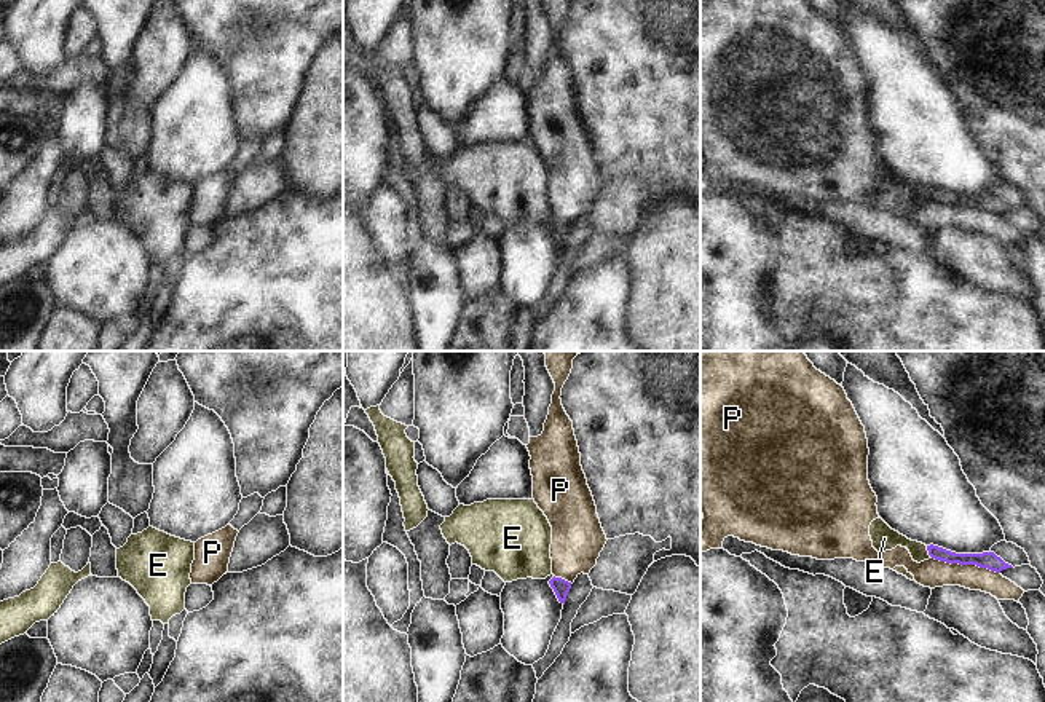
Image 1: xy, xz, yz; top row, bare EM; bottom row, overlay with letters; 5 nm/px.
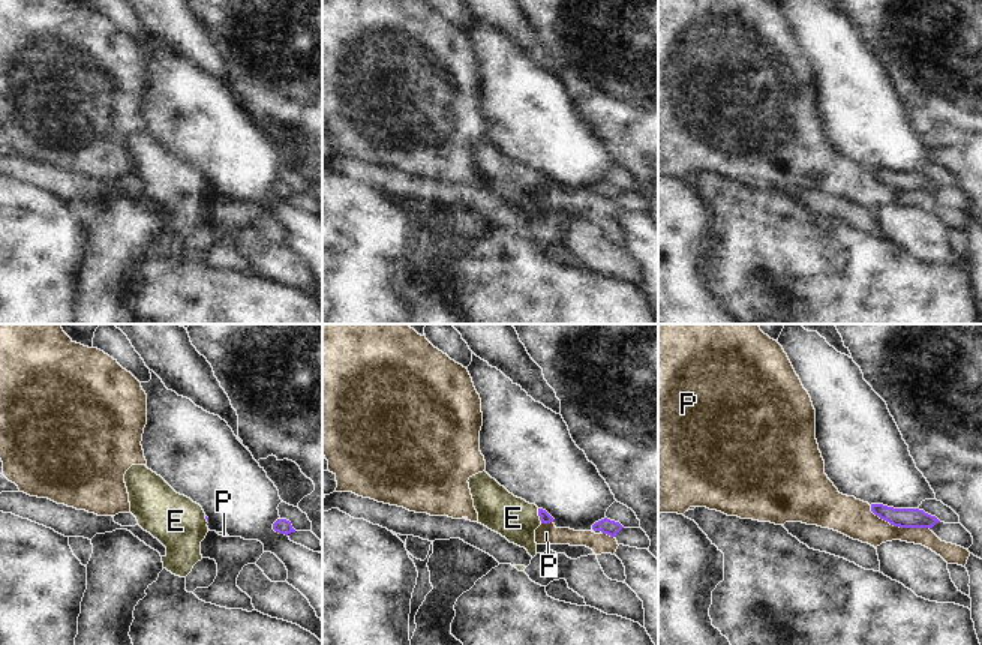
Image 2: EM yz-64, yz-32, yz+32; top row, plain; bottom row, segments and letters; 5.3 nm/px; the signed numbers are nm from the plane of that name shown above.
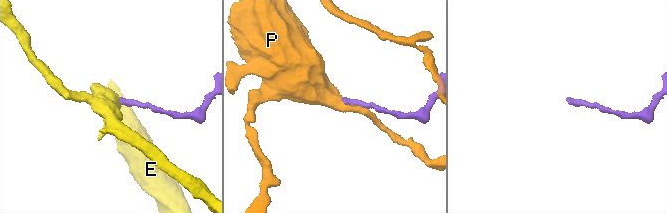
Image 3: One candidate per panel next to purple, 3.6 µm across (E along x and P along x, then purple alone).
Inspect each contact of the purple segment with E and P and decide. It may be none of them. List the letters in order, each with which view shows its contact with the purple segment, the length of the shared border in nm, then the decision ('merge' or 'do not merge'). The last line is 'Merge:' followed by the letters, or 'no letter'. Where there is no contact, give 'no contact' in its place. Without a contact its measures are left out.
E: meets purple in yz; contact 70 nm long; merge
P: meets purple in yz; contact 360 nm long; do not merge
Merge: E

